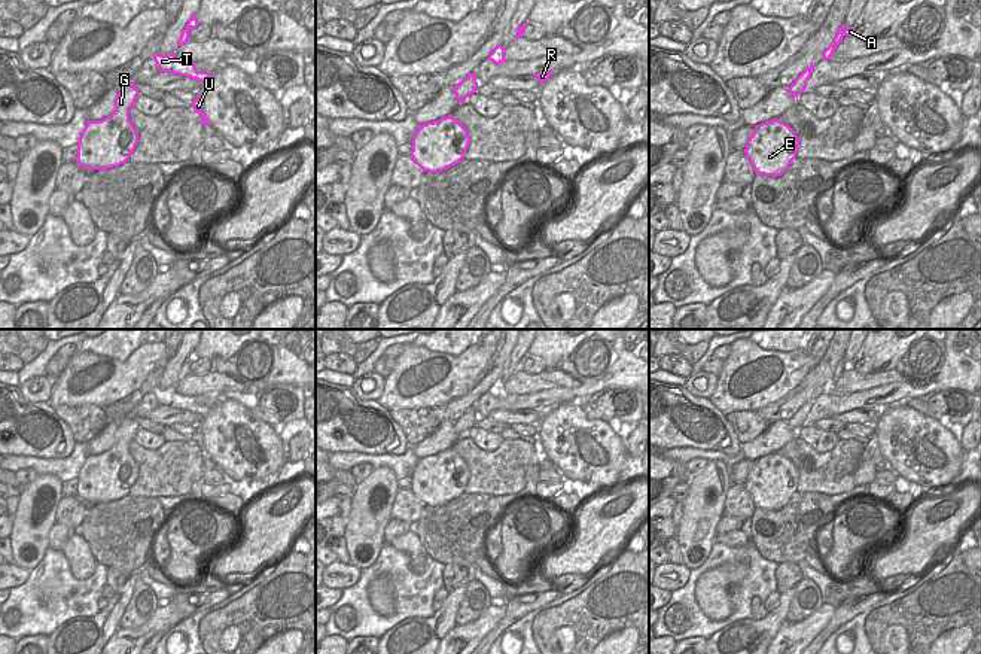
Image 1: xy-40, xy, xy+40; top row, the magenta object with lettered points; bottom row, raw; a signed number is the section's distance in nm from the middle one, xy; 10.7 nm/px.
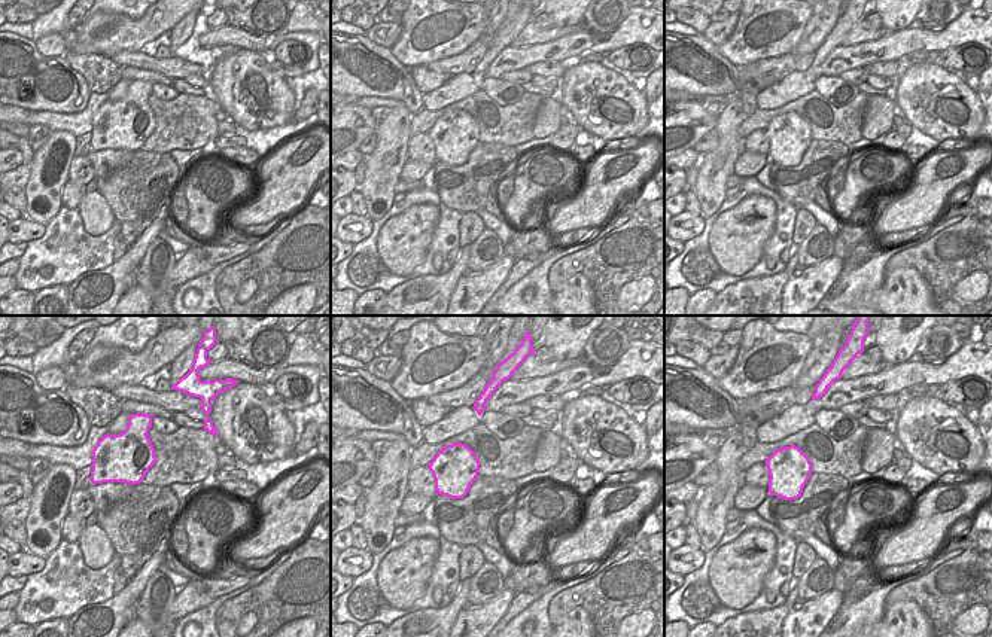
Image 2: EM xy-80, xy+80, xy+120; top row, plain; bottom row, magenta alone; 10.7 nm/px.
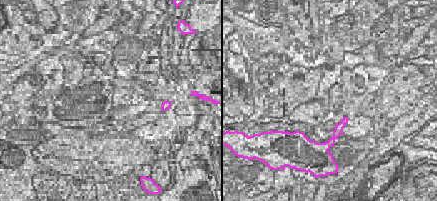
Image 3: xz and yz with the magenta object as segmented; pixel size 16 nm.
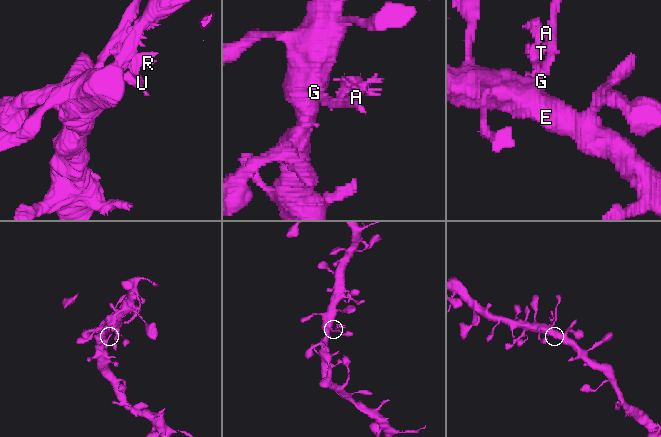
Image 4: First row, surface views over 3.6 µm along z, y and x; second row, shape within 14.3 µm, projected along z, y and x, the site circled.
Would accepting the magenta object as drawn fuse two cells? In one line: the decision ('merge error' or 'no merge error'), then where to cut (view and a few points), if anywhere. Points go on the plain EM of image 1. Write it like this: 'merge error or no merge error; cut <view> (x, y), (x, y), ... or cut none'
merge error; cut xy (475, 411), (465, 413)

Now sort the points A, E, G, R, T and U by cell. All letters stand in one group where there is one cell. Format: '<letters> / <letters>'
A R T U / E G

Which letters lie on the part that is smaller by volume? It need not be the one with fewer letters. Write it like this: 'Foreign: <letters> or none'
Foreign: A, R, T, U

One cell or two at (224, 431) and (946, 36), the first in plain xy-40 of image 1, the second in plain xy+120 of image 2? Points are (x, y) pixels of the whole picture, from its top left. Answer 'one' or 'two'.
two

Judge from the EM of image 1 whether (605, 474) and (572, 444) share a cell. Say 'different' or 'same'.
same

